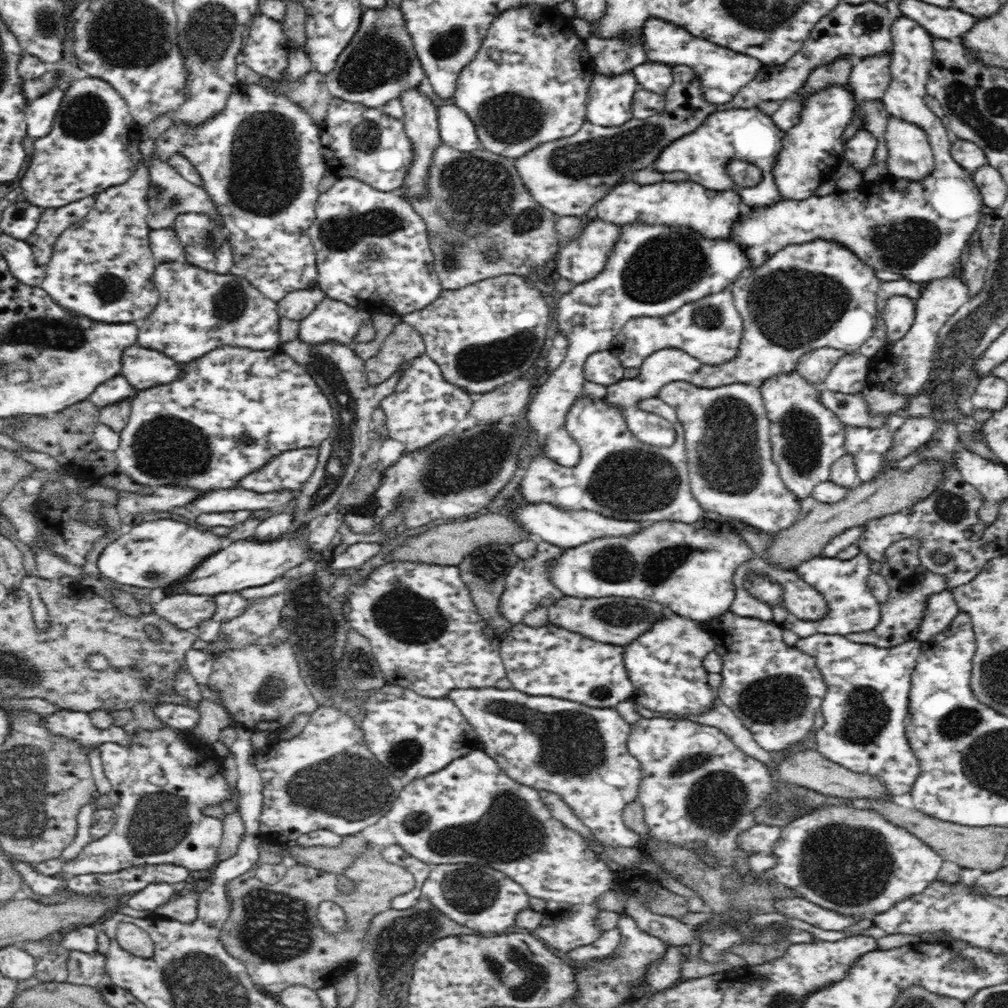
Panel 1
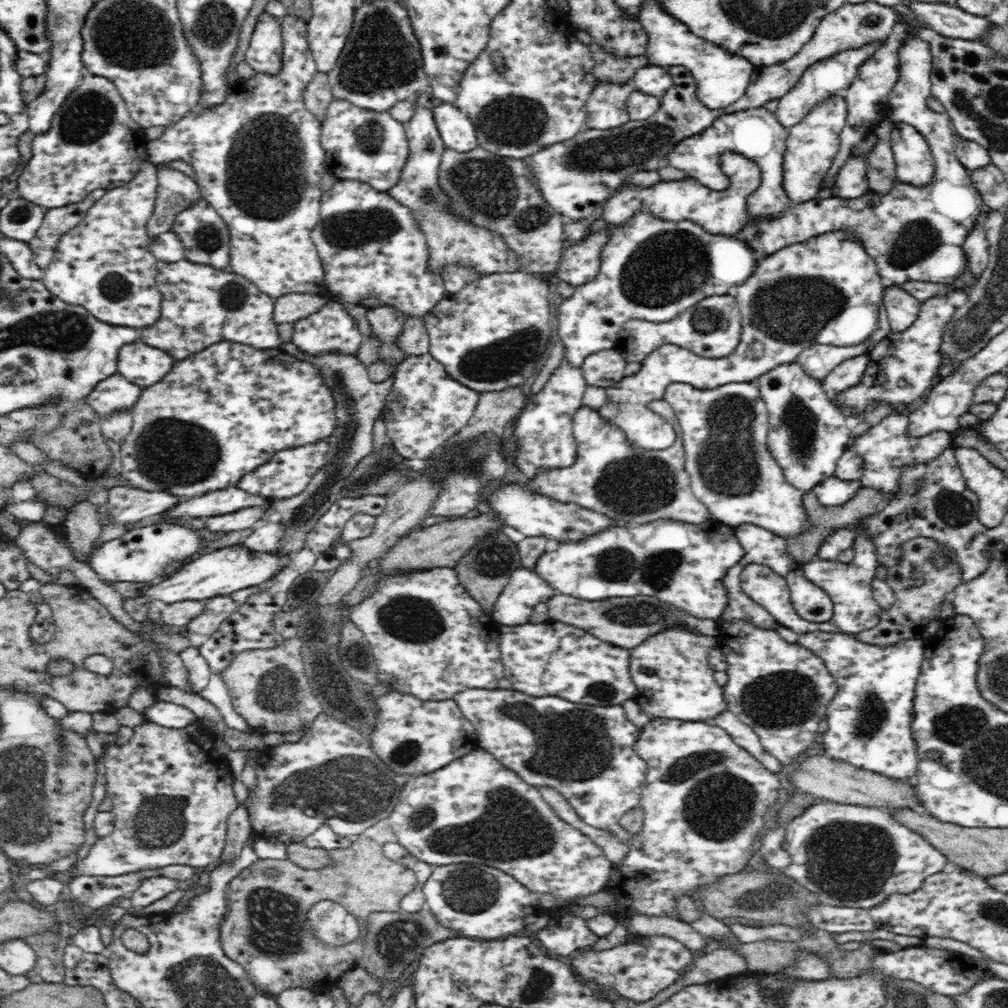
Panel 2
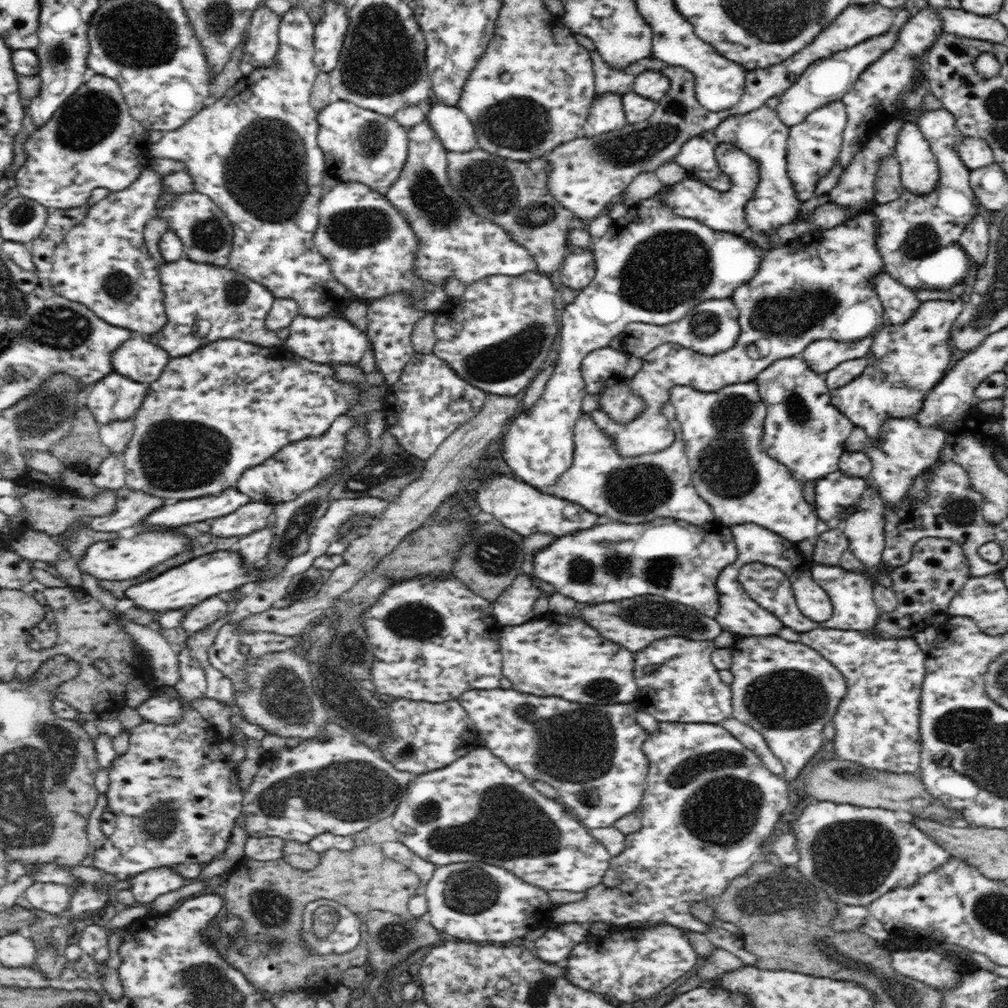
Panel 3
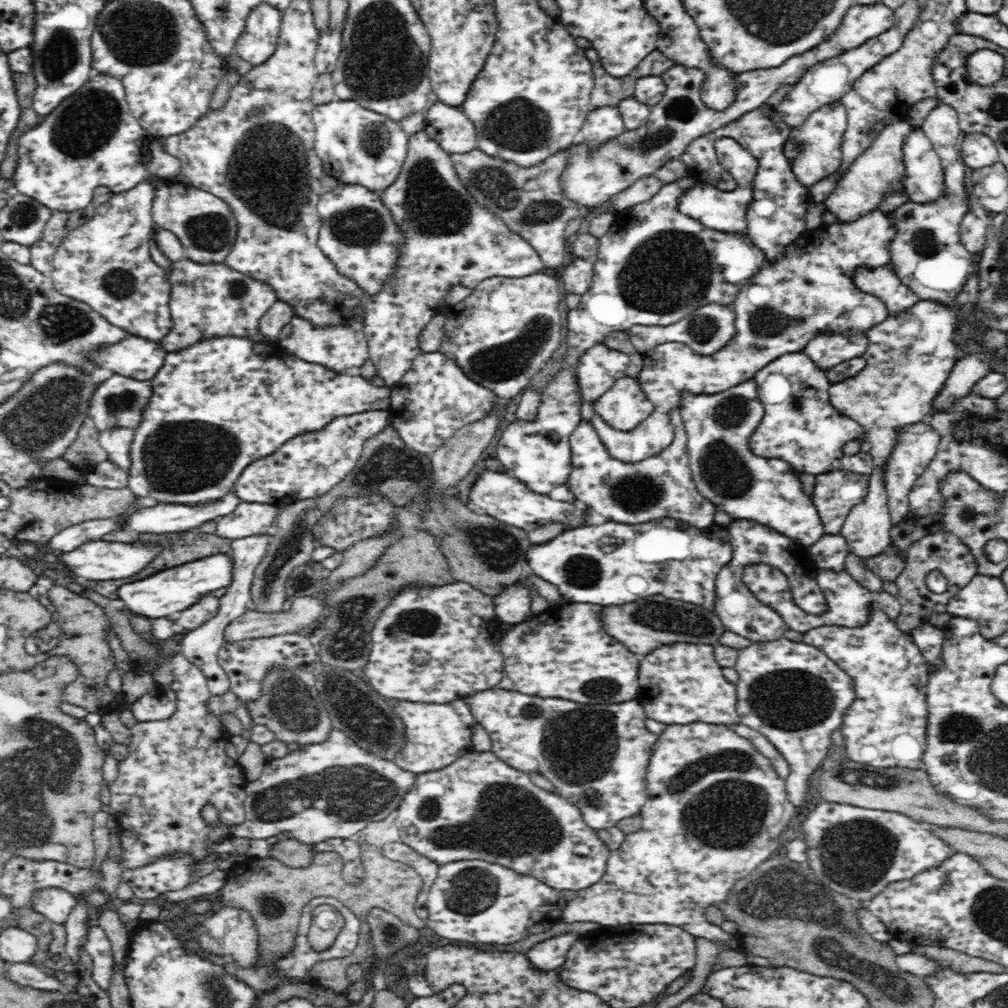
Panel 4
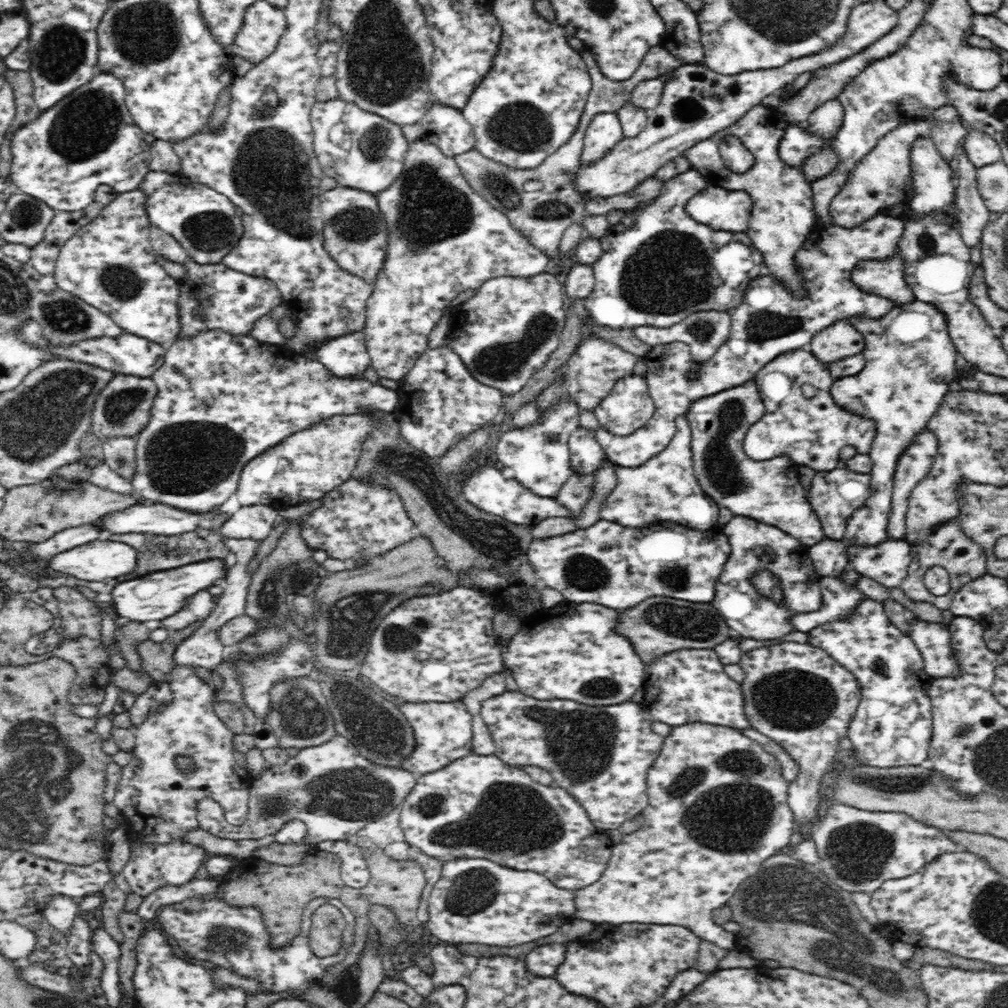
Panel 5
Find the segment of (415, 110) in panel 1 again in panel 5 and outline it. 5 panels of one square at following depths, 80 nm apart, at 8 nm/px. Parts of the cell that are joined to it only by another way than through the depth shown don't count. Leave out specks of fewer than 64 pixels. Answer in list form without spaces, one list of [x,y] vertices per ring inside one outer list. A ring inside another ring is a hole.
[[[420,138],[412,144],[409,144],[408,151],[405,154],[405,165],[398,178],[386,190],[376,194],[378,200],[378,207],[384,215],[387,226],[389,227],[389,243],[387,248],[387,257],[381,273],[377,276],[377,281],[374,284],[374,290],[366,303],[366,320],[363,328],[364,336],[366,337],[367,354],[370,357],[371,365],[378,373],[378,376],[387,378],[388,380],[400,381],[410,372],[416,359],[427,350],[428,334],[434,328],[434,324],[442,318],[447,308],[450,307],[450,300],[454,296],[458,296],[462,290],[473,290],[480,288],[486,280],[496,277],[524,277],[528,278],[530,275],[540,274],[546,272],[548,266],[548,257],[538,250],[535,246],[530,244],[527,237],[517,231],[508,218],[502,214],[501,211],[496,211],[486,199],[480,197],[478,193],[474,192],[468,181],[462,175],[460,167],[457,166],[453,157],[446,156],[438,146],[424,138]]]

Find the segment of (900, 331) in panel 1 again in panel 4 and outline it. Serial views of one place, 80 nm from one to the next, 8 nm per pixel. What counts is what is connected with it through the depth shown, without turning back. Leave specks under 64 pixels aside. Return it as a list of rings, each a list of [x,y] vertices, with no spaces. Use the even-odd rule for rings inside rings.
[[[890,265],[860,270],[854,283],[860,290],[882,300],[890,317],[897,317],[920,301],[920,297],[896,277]]]

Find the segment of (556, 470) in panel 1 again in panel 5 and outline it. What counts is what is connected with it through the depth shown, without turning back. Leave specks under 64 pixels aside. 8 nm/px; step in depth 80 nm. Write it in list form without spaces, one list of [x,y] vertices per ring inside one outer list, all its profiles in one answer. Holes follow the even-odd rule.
[[[682,414],[674,422],[675,436],[662,452],[640,466],[612,464],[616,484],[612,494],[600,502],[600,518],[630,528],[644,528],[662,520],[682,522],[694,530],[708,530],[718,525],[718,503],[702,492],[693,473],[690,425]],[[578,426],[568,440],[573,474],[594,475],[608,461],[605,450],[600,446],[595,431]]]

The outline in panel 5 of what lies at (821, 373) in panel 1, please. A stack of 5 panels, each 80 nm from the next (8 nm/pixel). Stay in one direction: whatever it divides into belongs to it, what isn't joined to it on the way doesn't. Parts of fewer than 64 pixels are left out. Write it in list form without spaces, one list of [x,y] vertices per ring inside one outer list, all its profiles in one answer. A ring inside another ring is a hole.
[[[837,322],[813,336],[806,350],[818,361],[830,363],[862,354],[865,340],[852,324]]]

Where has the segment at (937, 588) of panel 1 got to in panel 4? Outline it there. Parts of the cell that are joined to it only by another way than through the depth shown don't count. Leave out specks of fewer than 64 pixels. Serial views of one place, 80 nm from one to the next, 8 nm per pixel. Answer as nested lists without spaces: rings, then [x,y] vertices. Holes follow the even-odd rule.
[[[937,532],[914,541],[908,547],[908,558],[905,568],[894,580],[898,587],[897,596],[881,591],[875,594],[874,603],[882,609],[893,624],[904,634],[910,635],[912,630],[928,623],[929,615],[946,612],[947,604],[962,588],[965,588],[974,576],[977,576],[978,566],[974,556],[962,541],[954,534]],[[938,570],[946,578],[948,589],[943,594],[936,594],[926,585],[927,574]]]

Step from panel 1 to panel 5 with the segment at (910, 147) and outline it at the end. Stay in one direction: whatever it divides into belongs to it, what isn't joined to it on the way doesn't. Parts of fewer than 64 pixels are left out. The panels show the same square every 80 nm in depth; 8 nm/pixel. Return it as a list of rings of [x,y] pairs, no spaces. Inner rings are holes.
[[[917,137],[912,144],[910,152],[910,184],[911,198],[908,202],[909,209],[914,215],[920,217],[932,211],[948,208],[955,198],[957,187],[950,179],[951,167],[940,157],[930,137]]]

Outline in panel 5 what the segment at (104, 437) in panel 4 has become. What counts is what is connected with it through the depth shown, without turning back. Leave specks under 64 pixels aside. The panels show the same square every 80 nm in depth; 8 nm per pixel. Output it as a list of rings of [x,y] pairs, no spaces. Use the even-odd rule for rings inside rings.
[[[110,436],[101,440],[103,446],[102,461],[114,472],[124,478],[132,479],[136,470],[134,436]]]

